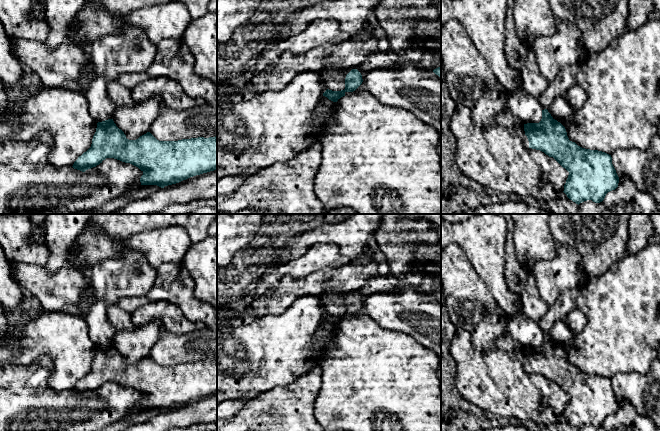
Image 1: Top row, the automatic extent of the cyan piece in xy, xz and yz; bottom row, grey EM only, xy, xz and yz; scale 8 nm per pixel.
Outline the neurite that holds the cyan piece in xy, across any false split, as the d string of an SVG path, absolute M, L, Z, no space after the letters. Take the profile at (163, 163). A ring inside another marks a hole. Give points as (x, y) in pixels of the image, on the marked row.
M108 119L97 123L91 147L72 167L85 172L106 158L138 167L143 172L141 185L164 188L217 170L217 136L159 141L147 132L136 140L129 140L113 119Z

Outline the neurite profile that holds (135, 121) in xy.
M151 97L133 106L117 108L112 119L127 139L136 140L150 132L151 125L158 117L162 106L161 97Z

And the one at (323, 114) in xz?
M322 96L311 116L311 123L316 128L324 129L333 120L336 113L337 103Z

